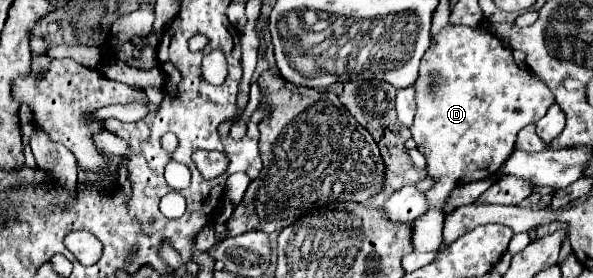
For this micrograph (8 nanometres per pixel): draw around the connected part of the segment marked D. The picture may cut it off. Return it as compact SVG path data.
M447 24L433 38L431 48L423 56L419 78L415 80L415 102L417 110L415 110L415 120L411 124L411 134L419 146L419 152L427 156L427 174L437 182L431 190L425 192L431 210L423 218L417 218L413 222L411 240L417 252L437 252L443 244L441 238L443 212L437 200L447 200L449 192L465 180L473 182L493 176L515 150L515 138L519 130L525 128L527 124L535 124L545 116L547 108L553 104L553 94L537 74L519 68L513 62L511 50L503 46L503 42L497 40L493 34L483 32L481 28Z

